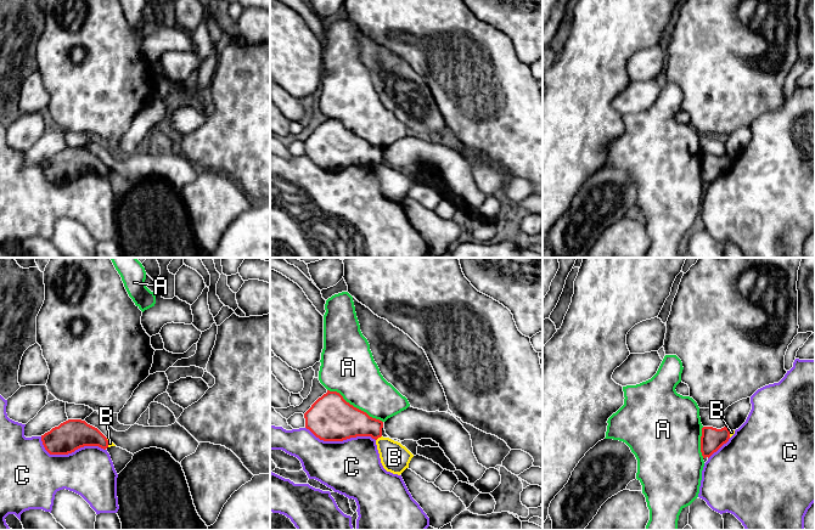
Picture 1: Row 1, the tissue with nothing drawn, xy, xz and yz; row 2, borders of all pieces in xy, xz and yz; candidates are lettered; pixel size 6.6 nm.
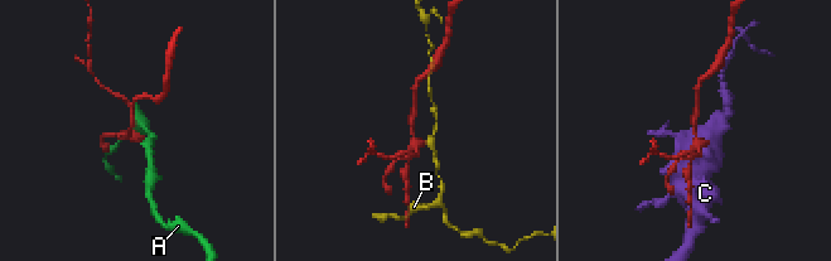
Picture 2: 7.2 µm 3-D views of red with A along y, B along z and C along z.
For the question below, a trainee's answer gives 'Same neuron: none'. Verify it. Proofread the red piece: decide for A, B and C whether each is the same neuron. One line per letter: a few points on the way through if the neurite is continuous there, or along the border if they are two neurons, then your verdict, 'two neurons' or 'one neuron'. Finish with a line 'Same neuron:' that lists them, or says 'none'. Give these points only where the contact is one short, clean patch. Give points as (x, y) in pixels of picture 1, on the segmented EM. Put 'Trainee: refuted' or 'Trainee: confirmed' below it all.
A: two neurons
B: along xz (381, 435), (376, 440) | two neurons
C: two neurons
Same neuron: none
Trainee: confirmed

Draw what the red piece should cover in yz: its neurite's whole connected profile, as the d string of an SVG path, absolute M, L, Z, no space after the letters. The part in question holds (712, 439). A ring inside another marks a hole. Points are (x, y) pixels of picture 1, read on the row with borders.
M703 427L701 436L701 452L703 458L710 457L730 439L730 430L724 427L716 429L713 427Z

